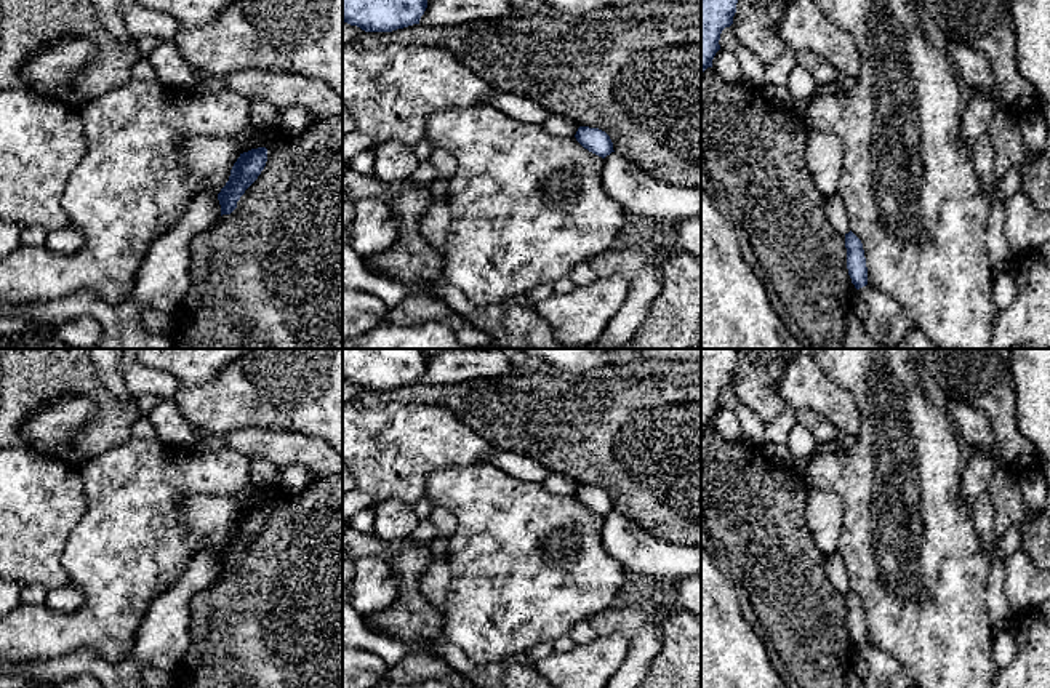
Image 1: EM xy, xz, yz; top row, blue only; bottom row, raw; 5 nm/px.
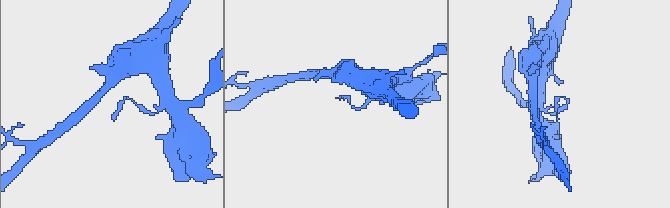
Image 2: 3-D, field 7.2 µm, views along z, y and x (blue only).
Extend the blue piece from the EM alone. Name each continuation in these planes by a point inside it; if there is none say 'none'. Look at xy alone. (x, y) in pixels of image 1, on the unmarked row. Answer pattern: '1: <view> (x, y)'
none

